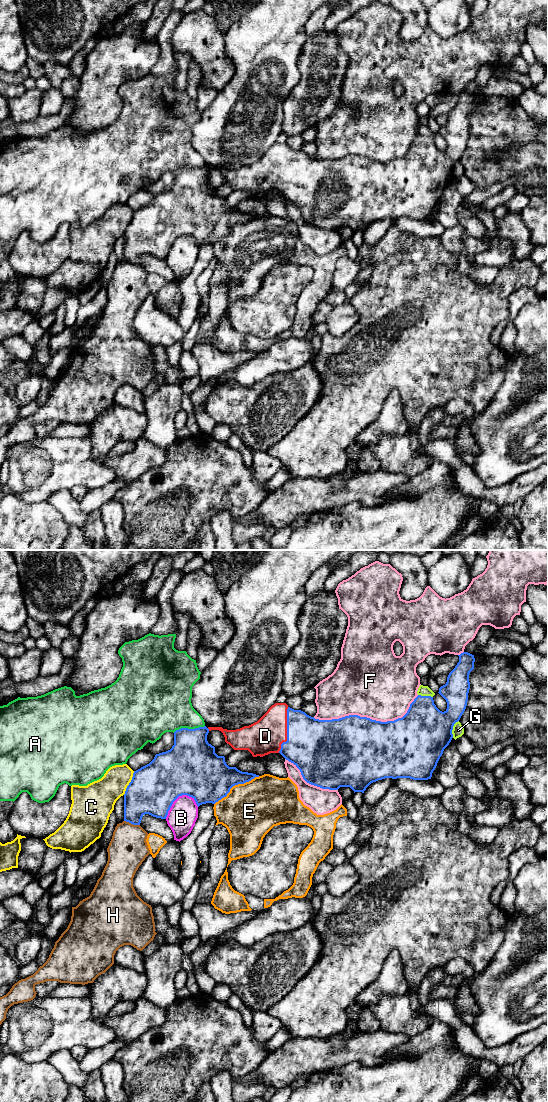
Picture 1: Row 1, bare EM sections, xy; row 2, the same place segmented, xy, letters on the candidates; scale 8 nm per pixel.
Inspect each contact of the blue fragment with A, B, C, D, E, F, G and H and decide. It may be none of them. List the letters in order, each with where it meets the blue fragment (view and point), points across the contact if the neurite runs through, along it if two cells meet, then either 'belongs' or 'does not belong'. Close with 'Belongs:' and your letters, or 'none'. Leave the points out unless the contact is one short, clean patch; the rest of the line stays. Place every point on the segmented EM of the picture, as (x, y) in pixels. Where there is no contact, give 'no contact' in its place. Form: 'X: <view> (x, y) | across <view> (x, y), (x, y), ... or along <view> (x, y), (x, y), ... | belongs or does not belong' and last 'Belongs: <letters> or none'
A: xy (187, 728) | does not belong
B: xy (175, 799) | does not belong
C: xy (129, 783) | does not belong
D: xy (287, 730) | belongs
E: xy (235, 784) | does not belong
F: xy (368, 718) | does not belong
G: xy (452, 729) | does not belong
H: xy (132, 823) | does not belong
Belongs: D

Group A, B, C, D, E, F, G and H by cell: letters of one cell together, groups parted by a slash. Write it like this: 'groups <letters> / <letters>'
groups A / B / C / D / E / F / G / H

